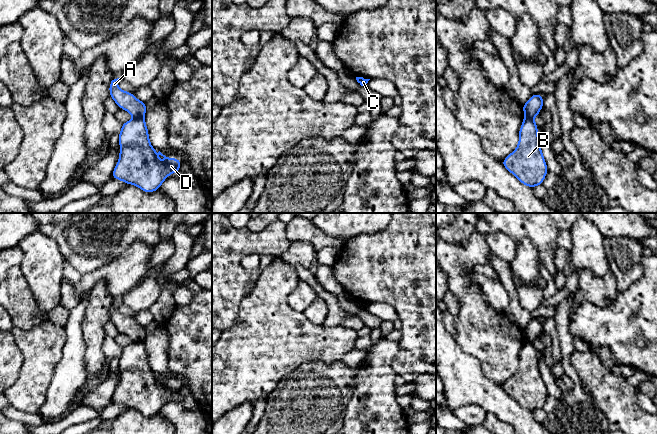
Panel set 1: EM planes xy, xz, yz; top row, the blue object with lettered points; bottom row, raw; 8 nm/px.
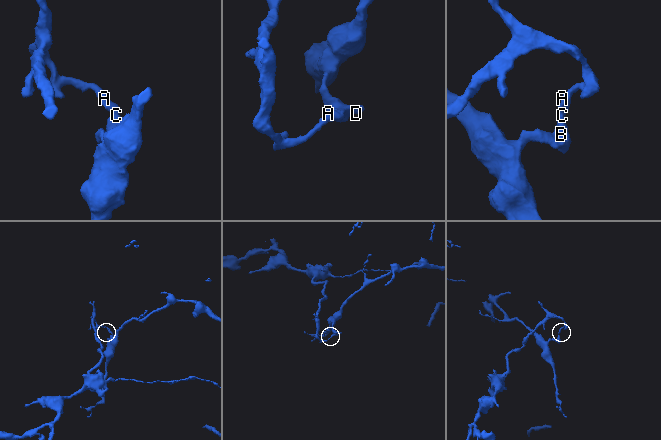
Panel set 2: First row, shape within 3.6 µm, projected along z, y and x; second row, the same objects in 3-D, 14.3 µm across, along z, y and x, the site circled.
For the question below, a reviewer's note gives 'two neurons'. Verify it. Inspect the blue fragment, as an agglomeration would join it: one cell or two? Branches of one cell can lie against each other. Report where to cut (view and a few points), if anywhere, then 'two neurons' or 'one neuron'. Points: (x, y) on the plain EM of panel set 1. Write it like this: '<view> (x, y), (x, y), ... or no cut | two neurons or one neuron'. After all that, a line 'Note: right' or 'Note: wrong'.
xy (134, 341), (142, 342) | two neurons
Note: right

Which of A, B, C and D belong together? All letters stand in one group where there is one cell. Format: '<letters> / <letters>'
A / B C D

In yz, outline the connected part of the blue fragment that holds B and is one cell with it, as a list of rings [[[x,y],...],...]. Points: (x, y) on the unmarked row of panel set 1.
[[[533,342],[523,343],[518,369],[503,384],[502,389],[522,408],[530,412],[543,407],[548,392],[540,372],[537,348]]]

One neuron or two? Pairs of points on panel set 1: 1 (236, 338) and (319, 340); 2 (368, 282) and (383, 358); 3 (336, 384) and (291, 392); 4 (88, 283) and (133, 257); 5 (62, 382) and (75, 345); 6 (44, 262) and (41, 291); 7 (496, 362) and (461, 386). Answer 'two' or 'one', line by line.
1: one
2: two
3: one
4: one
5: one
6: one
7: two

